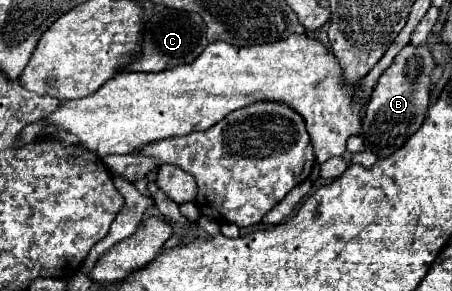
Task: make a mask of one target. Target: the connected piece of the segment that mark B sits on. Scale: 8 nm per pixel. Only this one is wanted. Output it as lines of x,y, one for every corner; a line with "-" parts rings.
406,45
392,61
392,65
380,75
362,121
366,149
374,151
378,157
388,157
398,151
408,137
420,129
430,105
430,75
436,63
432,51
426,45

